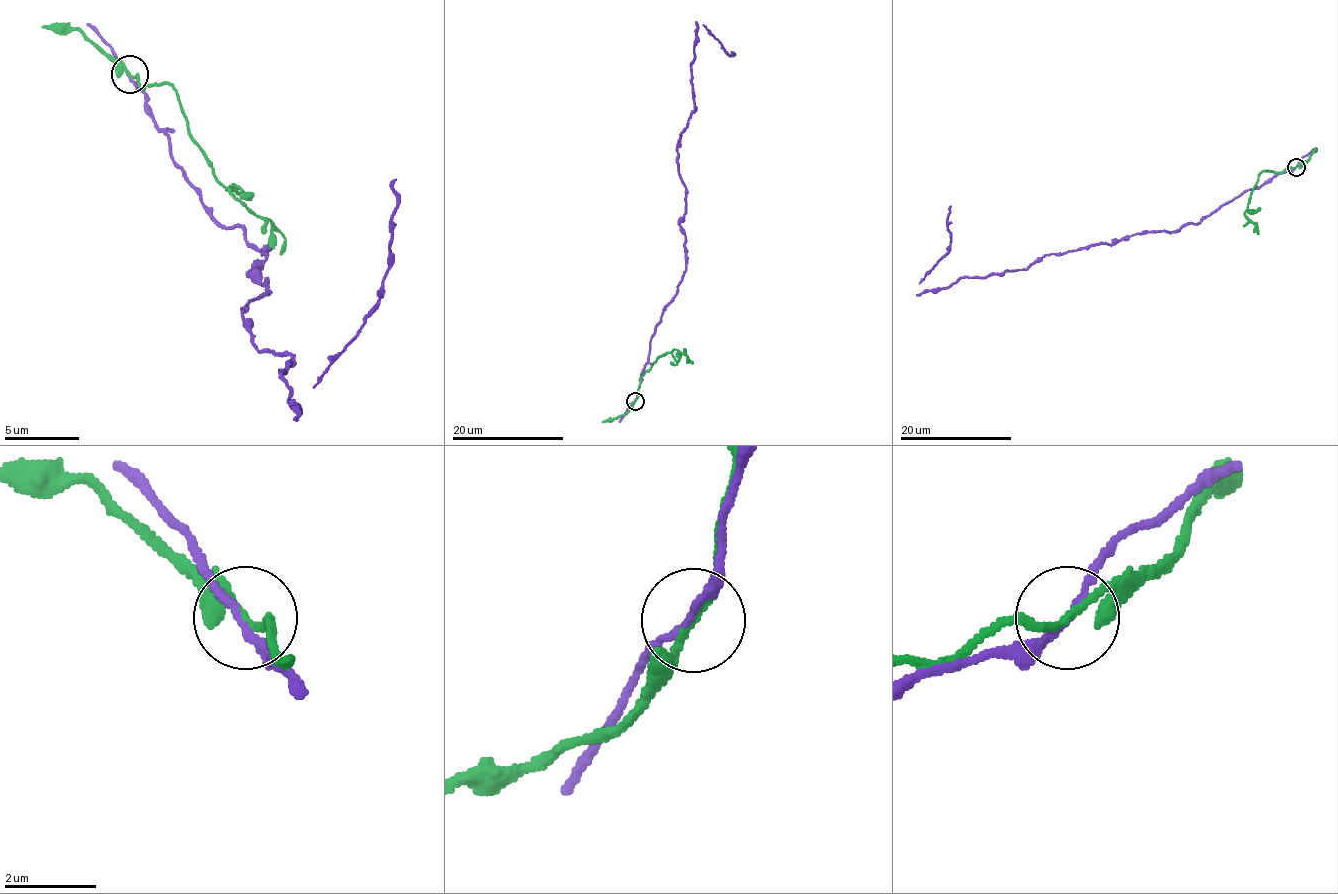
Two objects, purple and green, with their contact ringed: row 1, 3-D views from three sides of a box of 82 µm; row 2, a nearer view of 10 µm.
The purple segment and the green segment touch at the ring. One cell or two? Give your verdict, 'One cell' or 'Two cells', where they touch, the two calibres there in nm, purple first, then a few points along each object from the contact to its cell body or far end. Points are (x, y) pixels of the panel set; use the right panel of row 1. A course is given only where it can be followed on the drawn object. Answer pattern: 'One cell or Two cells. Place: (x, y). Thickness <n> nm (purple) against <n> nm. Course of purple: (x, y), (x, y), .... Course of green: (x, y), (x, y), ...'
Two cells. Place: (1296, 167). Thickness 160 nm (purple) against 150 nm. Course of purple: (1295, 167), (1174, 232), (1046, 254), (1025, 270), (961, 276), (927, 290), (920, 282), (947, 251), (950, 206). Course of green: (1295, 167), (1281, 172), (1263, 171), (1259, 174), (1244, 212), (1256, 226), (1258, 233)

